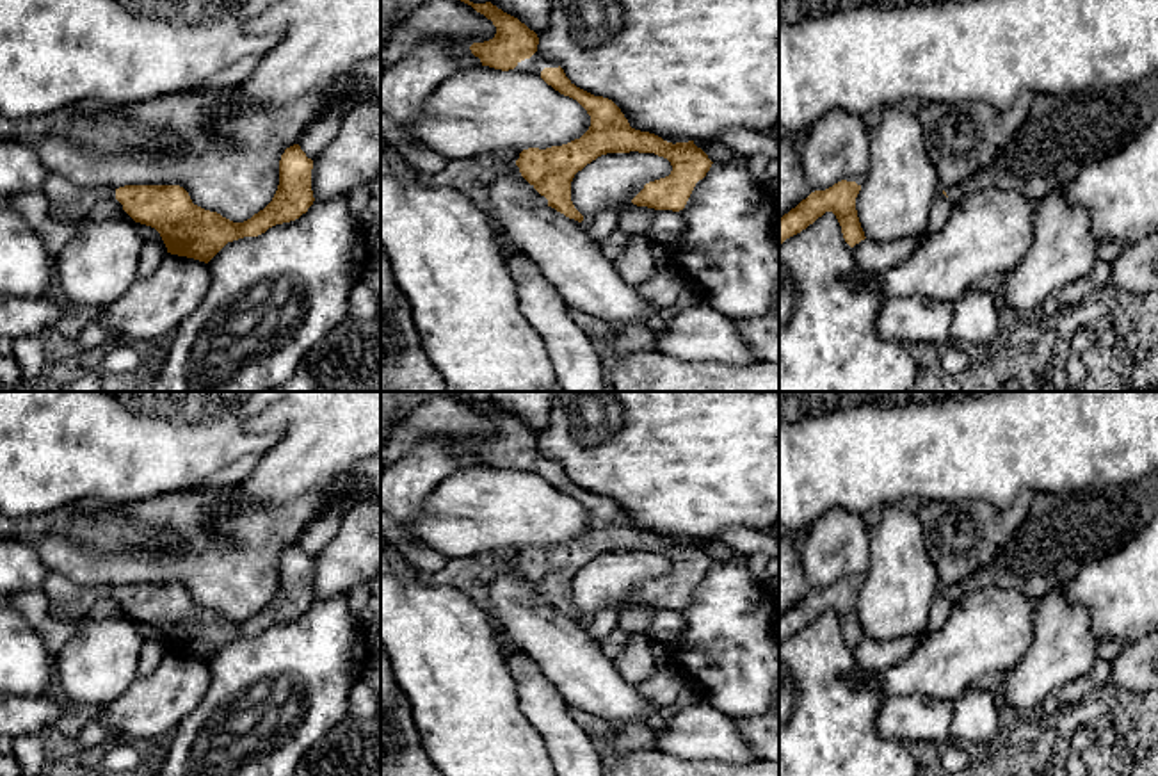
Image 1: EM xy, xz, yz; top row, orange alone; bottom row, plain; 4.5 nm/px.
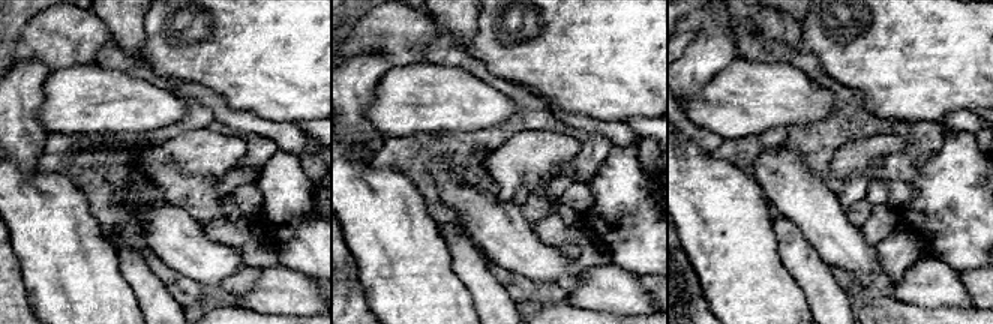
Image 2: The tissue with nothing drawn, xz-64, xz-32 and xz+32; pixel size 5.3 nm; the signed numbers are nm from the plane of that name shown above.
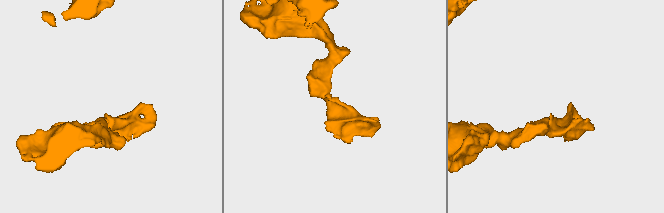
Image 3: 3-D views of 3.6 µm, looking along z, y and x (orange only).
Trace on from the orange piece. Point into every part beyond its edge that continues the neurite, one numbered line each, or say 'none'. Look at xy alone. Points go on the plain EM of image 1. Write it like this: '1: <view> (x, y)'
1: xy (68, 602)

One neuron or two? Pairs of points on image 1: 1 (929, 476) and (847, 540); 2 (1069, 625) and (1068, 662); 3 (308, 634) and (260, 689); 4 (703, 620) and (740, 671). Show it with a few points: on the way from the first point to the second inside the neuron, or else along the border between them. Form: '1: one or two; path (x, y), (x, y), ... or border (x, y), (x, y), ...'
1: two; border (861, 515), (831, 508), (820, 518)
2: one; path (1068, 634), (1068, 654)
3: one; path (301, 648), (274, 675)
4: one; path (715, 632), (740, 659)

